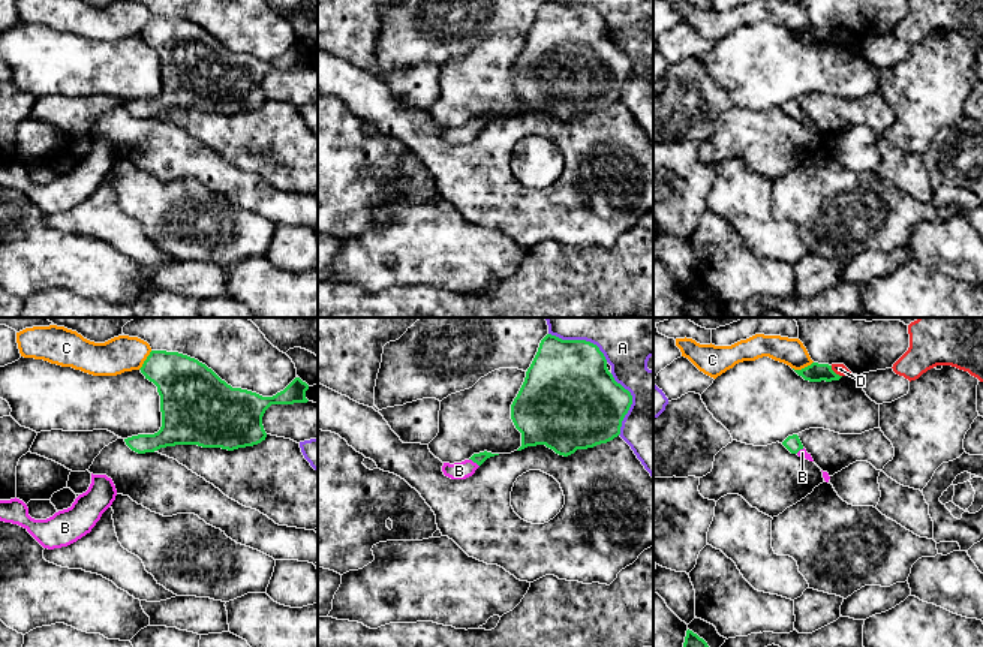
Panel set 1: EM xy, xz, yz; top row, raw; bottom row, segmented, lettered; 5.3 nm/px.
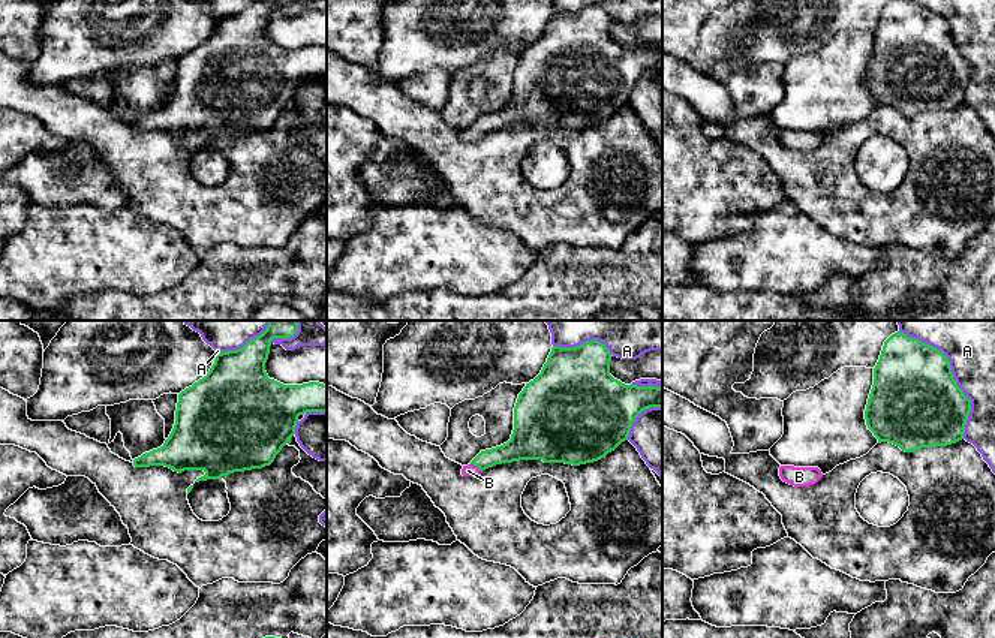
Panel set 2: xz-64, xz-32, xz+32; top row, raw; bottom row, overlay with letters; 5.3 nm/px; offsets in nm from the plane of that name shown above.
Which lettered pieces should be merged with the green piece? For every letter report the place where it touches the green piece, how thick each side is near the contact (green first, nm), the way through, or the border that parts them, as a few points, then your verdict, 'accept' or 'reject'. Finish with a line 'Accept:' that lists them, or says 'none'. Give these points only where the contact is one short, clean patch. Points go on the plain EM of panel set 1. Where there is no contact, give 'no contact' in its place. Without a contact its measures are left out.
A: xz (631, 68) | 440/320 nm | reject
B: xz (474, 126) | 60/100 nm | across xz (481, 122), (474, 126), (459, 135) | accept
C: yz (802, 33) | 100/140 nm | reject
D: yz (833, 36) | 100/60 nm | reject
Accept: B

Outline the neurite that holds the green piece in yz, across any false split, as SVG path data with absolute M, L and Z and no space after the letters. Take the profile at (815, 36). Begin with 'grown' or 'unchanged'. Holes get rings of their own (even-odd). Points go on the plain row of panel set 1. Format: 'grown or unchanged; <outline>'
unchanged; M812 27L811 30L794 36L809 46L821 46L821 45L832 46L839 45L842 42L832 34L832 30L818 27Z

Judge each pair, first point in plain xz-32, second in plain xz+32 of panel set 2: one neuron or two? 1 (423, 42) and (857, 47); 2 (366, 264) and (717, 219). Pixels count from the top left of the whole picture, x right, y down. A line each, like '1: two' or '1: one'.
1: two
2: two

